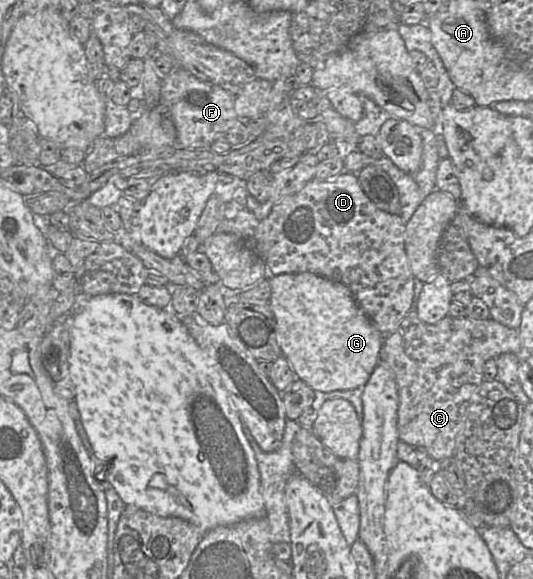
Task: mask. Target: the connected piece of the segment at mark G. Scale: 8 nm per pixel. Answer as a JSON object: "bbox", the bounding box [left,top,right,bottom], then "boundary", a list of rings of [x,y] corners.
{"bbox":[268,272,384,392],"boundary":[[[310,272],[280,274],[268,279],[277,343],[296,379],[321,392],[364,387],[380,361],[384,338],[348,287]]]}

